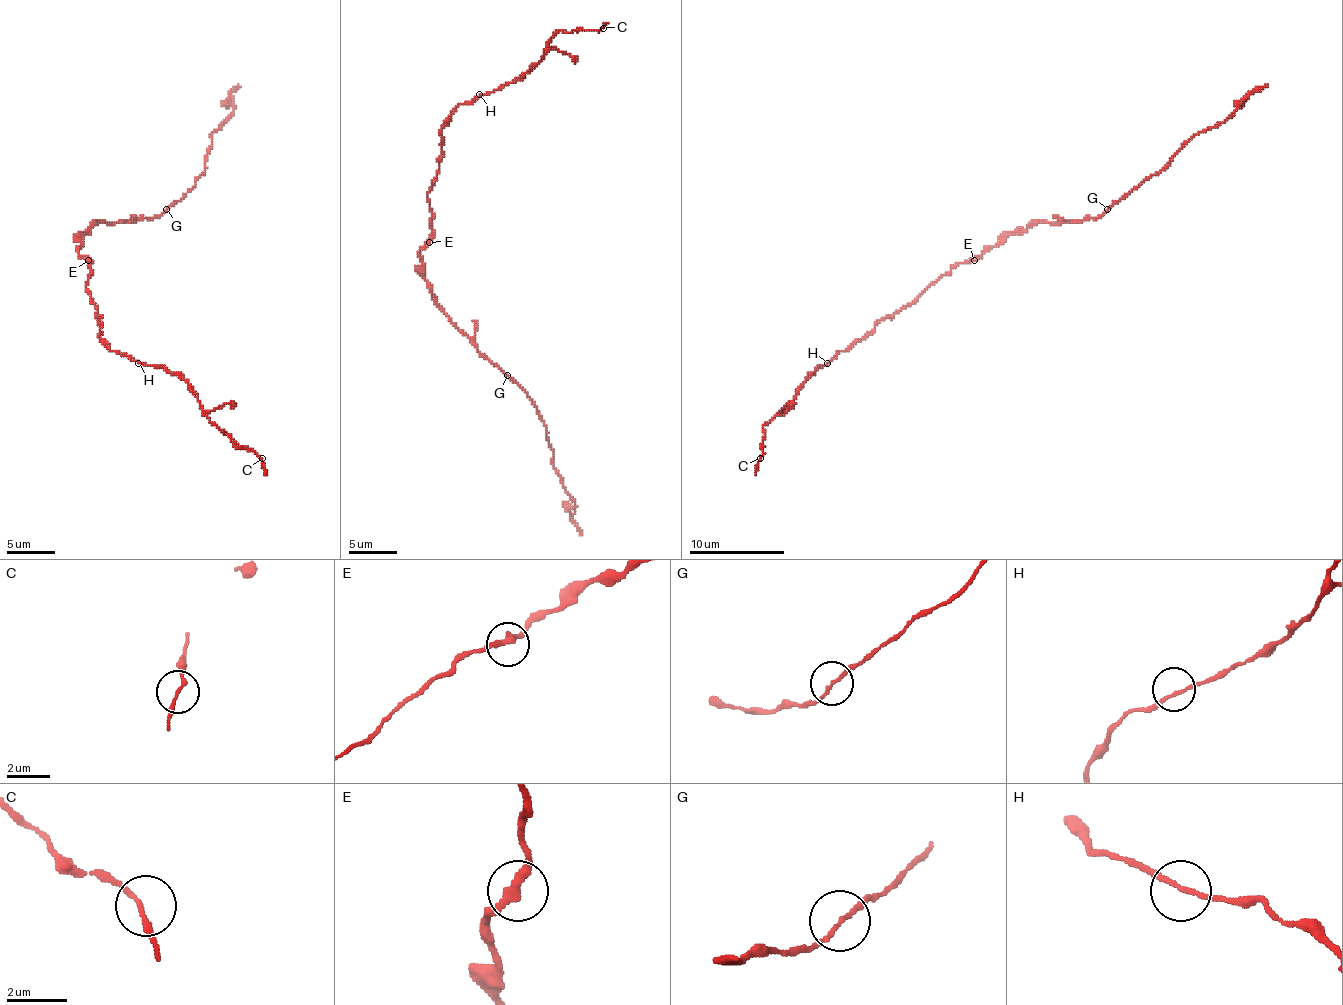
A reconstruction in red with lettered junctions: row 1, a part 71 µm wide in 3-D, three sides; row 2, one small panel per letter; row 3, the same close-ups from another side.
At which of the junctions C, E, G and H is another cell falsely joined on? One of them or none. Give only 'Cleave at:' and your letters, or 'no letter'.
Cleave at: no letter

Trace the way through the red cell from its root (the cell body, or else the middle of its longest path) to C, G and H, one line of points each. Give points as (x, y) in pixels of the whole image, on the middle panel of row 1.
C: (427, 240), (432, 232), (427, 192), (441, 159), (444, 121), (460, 104), (520, 80), (560, 30), (603, 28)
G: (427, 240), (420, 252), (422, 275), (437, 306), (482, 354), (508, 375)
H: (427, 240), (432, 232), (427, 192), (441, 159), (444, 121), (460, 104), (479, 94)

